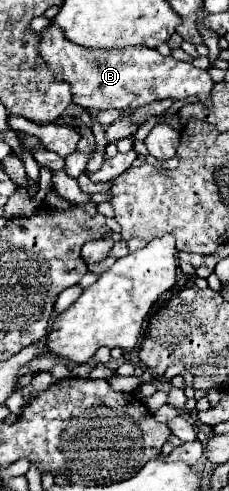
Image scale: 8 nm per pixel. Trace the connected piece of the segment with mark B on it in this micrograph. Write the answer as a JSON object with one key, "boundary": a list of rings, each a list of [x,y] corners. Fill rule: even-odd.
{"boundary":[[[53,22],[41,30],[41,56],[45,56],[49,70],[63,74],[61,78],[71,86],[73,102],[81,108],[131,112],[155,100],[185,100],[191,96],[199,96],[199,102],[207,102],[213,88],[207,70],[199,70],[171,56],[161,56],[157,50],[143,46],[131,46],[129,50],[89,50],[85,46],[73,46]]]}

